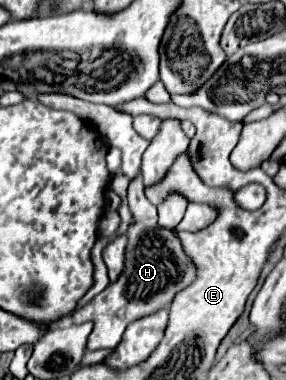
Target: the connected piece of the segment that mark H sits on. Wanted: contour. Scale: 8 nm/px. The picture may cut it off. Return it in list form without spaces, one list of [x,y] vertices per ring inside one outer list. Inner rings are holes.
[[[142,176],[130,182],[128,186],[128,208],[132,214],[132,224],[128,226],[128,242],[126,242],[126,260],[122,276],[112,282],[106,290],[94,296],[84,308],[72,314],[72,322],[82,324],[92,320],[94,330],[88,336],[88,350],[114,350],[122,334],[126,332],[128,324],[150,316],[162,308],[170,308],[176,292],[186,288],[196,280],[196,268],[190,256],[186,256],[182,242],[174,234],[174,230],[162,228],[158,224],[156,206],[150,204],[144,196],[144,182]]]

